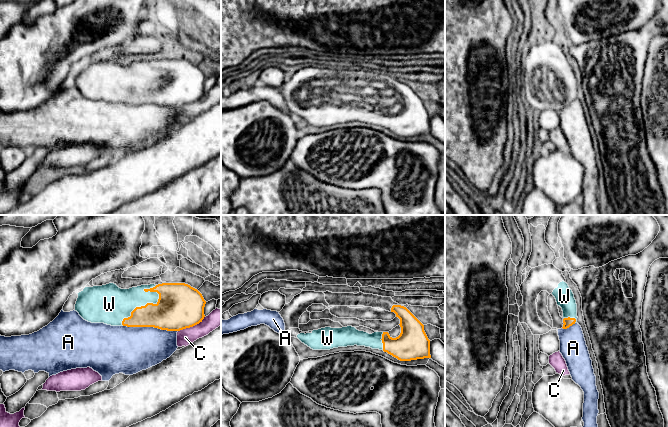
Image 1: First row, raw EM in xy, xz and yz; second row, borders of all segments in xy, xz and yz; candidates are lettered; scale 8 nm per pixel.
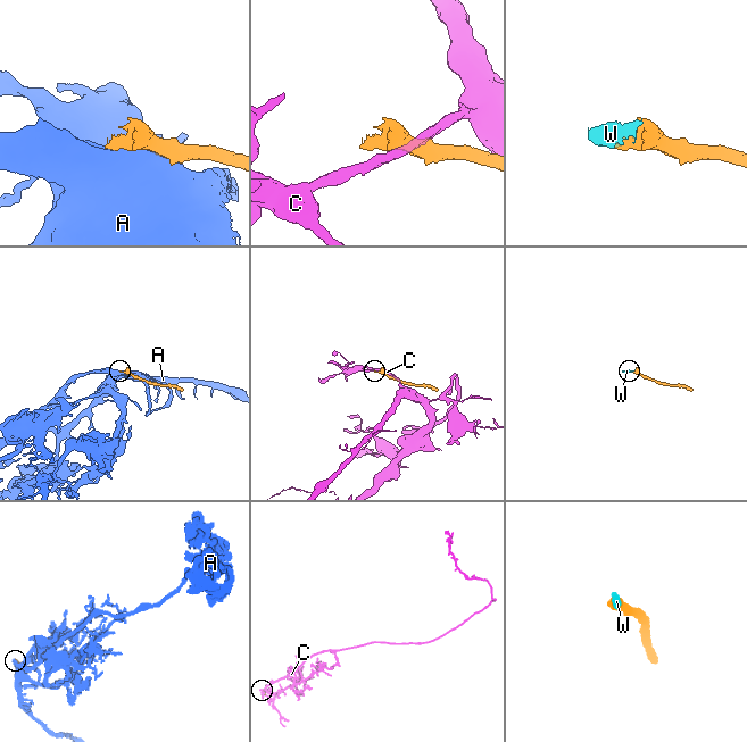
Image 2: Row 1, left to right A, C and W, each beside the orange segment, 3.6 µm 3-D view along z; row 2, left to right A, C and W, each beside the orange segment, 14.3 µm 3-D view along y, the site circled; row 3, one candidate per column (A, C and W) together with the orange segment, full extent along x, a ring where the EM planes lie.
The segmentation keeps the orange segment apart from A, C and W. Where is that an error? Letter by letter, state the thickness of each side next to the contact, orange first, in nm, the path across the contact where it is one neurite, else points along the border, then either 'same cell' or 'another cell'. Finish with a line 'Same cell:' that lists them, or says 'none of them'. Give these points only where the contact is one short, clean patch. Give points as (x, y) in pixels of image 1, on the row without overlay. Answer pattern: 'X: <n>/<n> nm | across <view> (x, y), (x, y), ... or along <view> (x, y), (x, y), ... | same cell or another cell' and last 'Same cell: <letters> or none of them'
A: 320/380 nm | another cell
C: 360/140 nm | another cell
W: 360/260 nm | same cell
Same cell: W

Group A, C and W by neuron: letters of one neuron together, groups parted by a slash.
A / C / W

